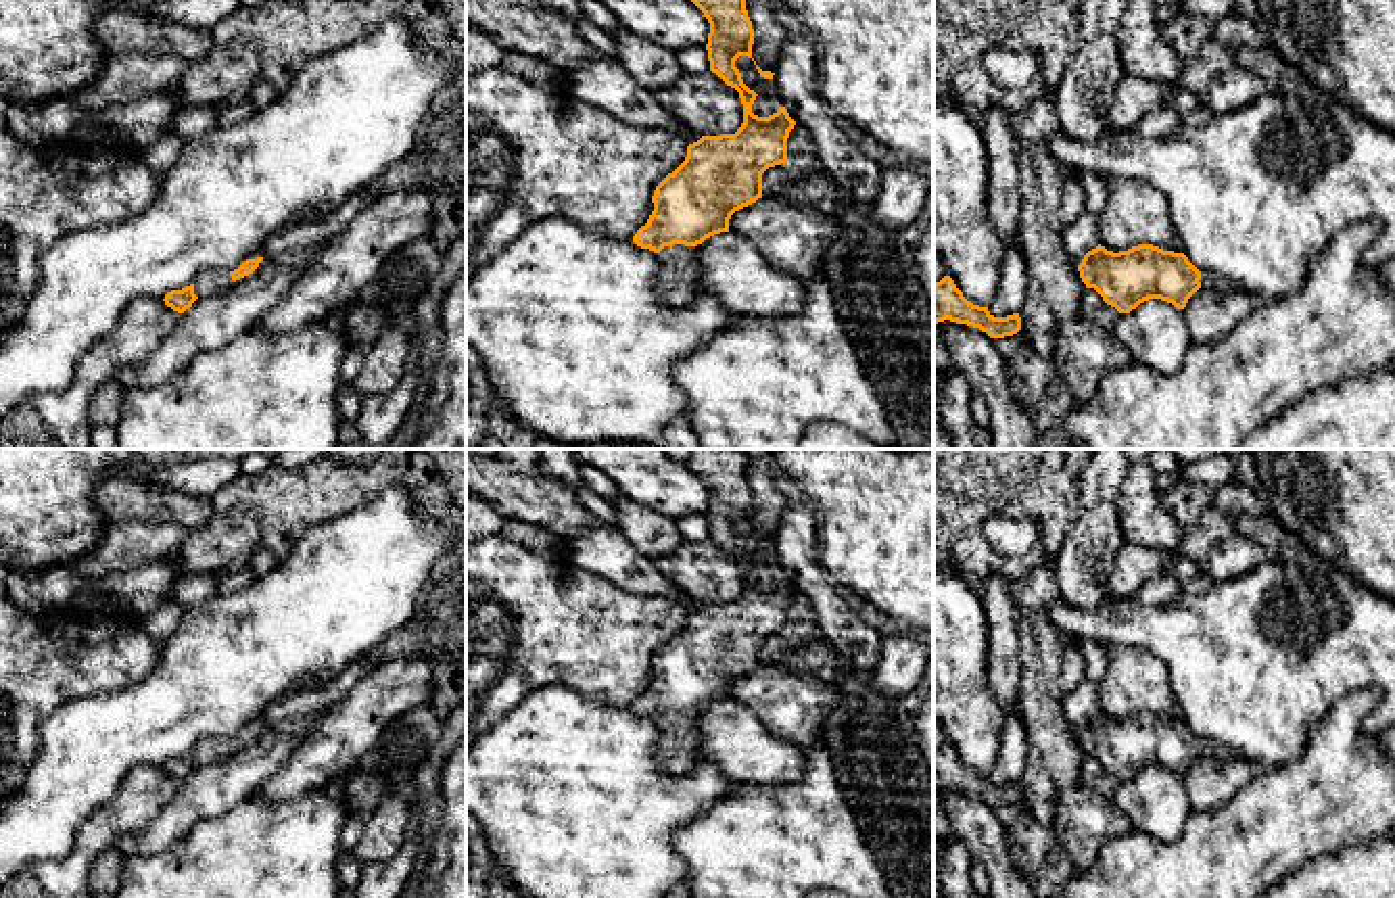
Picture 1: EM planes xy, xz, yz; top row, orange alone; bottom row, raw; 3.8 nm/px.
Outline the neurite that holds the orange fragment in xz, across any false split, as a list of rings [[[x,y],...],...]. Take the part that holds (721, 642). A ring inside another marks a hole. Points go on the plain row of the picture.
[[[691,449],[687,466],[710,491],[710,539],[739,560],[743,591],[735,601],[702,604],[687,614],[685,629],[654,658],[654,679],[633,710],[660,727],[660,766],[683,773],[693,764],[700,733],[695,714],[729,700],[735,679],[762,666],[762,641],[787,629],[787,606],[796,589],[781,574],[769,585],[752,581],[750,558],[735,528],[752,526],[754,497],[741,449]]]

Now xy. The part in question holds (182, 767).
[[[263,725],[246,727],[238,737],[223,739],[223,737],[209,737],[194,746],[194,750],[182,758],[171,758],[165,762],[165,773],[171,775],[178,781],[184,781],[192,775],[196,766],[219,762],[228,758],[236,748],[253,741]]]

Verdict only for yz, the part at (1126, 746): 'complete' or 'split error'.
split error

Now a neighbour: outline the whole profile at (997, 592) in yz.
[[[990,574],[979,581],[979,593],[988,612],[988,681],[1002,714],[1017,714],[1017,687],[1021,683],[1021,635],[1013,581]]]

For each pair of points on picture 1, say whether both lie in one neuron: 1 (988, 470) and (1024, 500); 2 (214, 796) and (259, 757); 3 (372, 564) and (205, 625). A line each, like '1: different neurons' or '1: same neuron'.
1: same neuron
2: same neuron
3: same neuron

